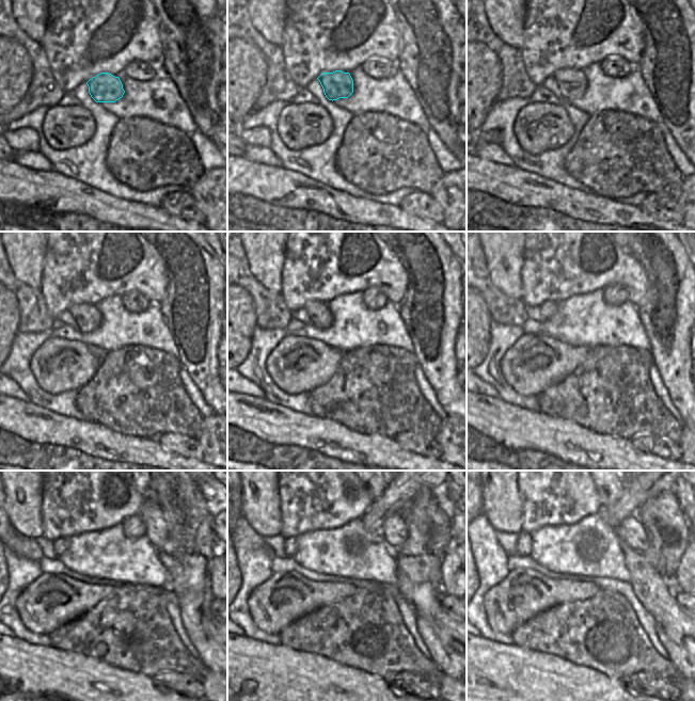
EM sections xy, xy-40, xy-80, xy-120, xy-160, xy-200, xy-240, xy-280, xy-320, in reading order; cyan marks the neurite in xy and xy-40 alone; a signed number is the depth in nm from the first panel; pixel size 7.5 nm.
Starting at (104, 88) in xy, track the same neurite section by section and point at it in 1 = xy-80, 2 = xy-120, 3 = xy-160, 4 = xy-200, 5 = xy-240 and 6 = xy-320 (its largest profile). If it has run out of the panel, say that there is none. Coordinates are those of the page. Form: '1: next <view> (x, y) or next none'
1: next xy-80 (572, 83)
2: next xy-120 (88, 318)
3: next xy-160 (320, 317)
4: next xy-200 (548, 308)
5: next xy-240 (59, 545)
6: next xy-320 (524, 543)

